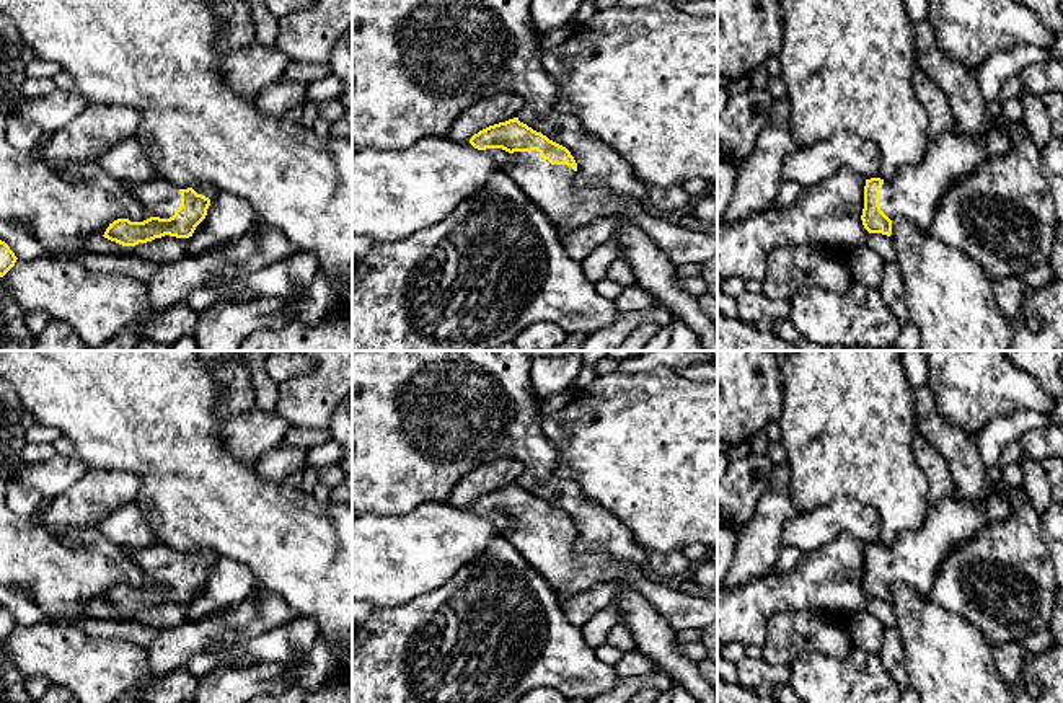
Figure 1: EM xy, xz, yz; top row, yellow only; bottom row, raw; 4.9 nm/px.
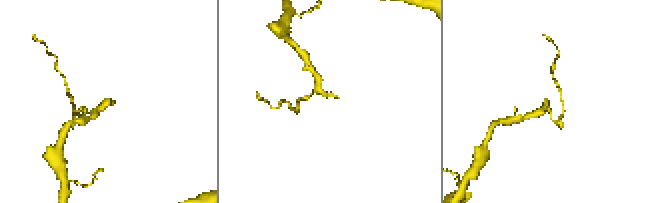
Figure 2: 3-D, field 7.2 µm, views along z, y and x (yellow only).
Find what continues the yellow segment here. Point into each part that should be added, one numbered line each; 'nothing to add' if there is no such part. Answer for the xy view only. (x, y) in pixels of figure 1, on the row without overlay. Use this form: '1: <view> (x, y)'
1: xy (160, 563)

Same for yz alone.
1: yz (913, 558)

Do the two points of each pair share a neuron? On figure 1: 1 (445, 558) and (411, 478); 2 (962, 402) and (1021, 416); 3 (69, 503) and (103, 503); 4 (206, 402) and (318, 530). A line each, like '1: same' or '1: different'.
1: different
2: different
3: same
4: same

